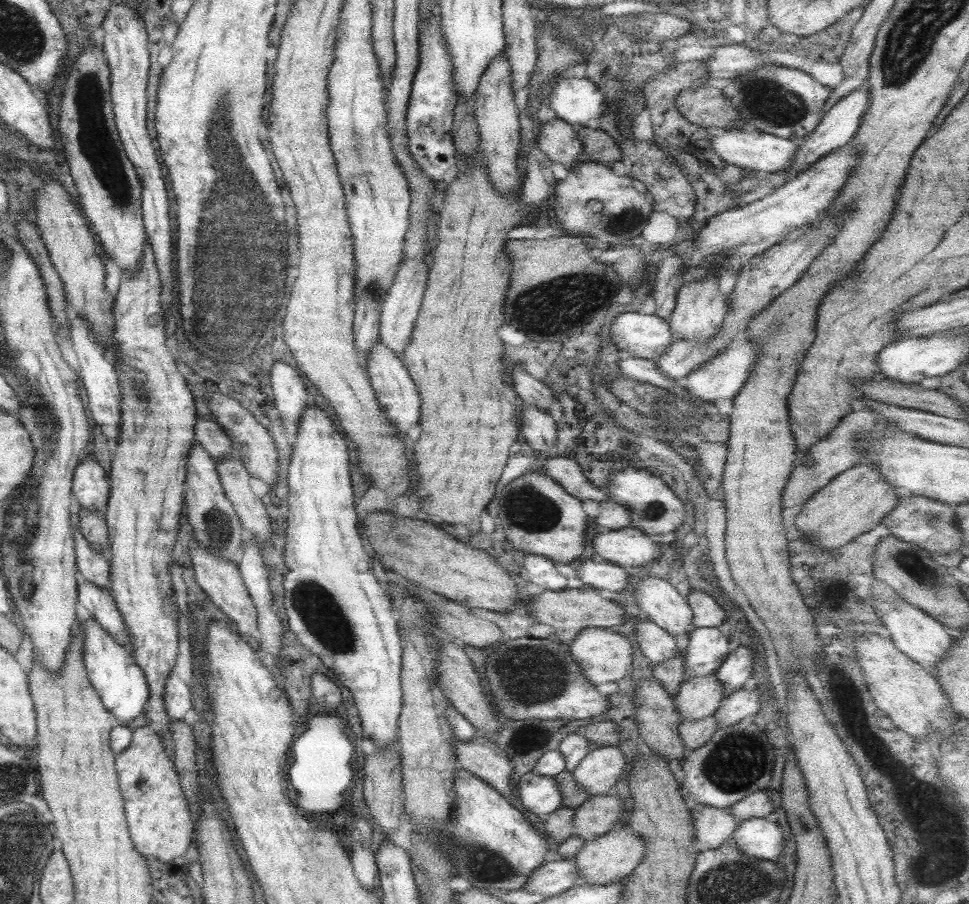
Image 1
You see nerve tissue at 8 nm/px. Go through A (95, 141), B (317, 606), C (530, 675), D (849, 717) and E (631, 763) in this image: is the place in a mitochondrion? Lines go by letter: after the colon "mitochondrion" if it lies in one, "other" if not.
A: mitochondrion
B: mitochondrion
C: mitochondrion
D: mitochondrion
E: other

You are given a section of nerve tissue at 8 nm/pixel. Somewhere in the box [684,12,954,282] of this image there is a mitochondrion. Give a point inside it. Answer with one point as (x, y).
(783, 106)

